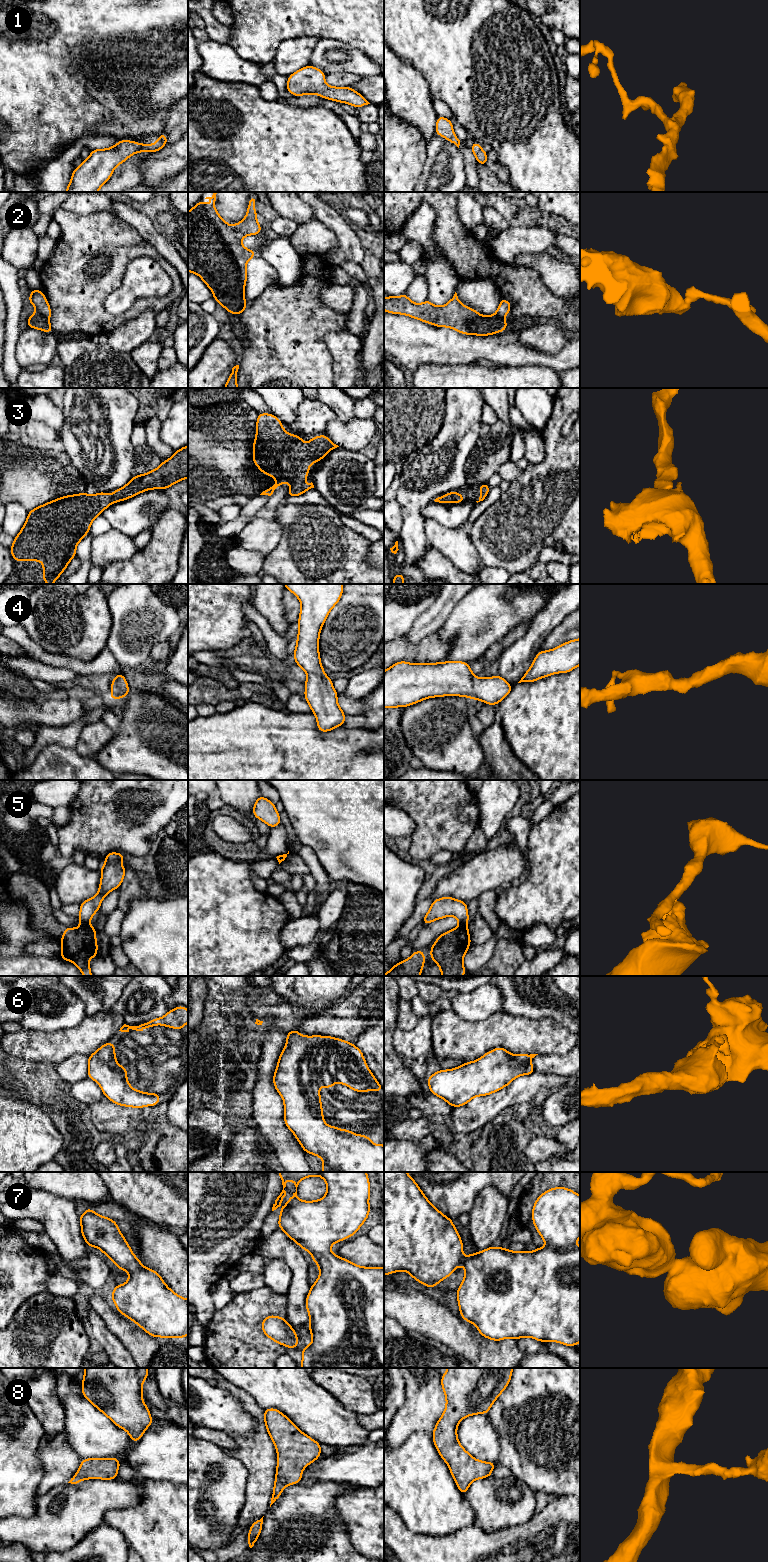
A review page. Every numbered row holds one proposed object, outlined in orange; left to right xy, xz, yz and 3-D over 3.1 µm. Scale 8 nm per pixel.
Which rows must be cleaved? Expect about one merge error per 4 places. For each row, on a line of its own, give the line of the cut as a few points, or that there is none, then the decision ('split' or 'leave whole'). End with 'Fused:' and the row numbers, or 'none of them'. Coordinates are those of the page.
1: no cut | leave whole
2: xy (37, 311), (48, 318) | split
3: no cut | leave whole
4: no cut | leave whole
5: xy (87, 922), (81, 924) | split
6: no cut | leave whole
7: no cut | leave whole
8: no cut | leave whole
Fused: 2, 5

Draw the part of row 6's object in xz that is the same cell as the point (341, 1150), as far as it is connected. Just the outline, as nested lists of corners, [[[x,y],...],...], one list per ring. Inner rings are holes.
[[[296,1029],[287,1032],[284,1050],[281,1052],[273,1076],[273,1084],[284,1101],[284,1122],[304,1152],[316,1155],[323,1160],[322,1172],[384,1172],[384,1145],[375,1145],[367,1135],[352,1133],[349,1129],[342,1130],[338,1127],[328,1126],[323,1118],[323,1106],[319,1087],[334,1088],[334,1083],[339,1082],[348,1086],[355,1092],[384,1091],[375,1076],[370,1072],[363,1053],[354,1044],[330,1036],[303,1036]]]

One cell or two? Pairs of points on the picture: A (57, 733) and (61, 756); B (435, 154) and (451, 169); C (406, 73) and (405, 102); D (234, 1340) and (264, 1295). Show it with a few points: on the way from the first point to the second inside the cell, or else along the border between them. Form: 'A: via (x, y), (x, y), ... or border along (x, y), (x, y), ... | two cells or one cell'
A: border along (73, 747), (48, 744), (37, 754) | two cells
B: via (439, 157), (447, 165) | one cell
C: via (406, 80), (406, 95) | one cell
D: via (236, 1329), (240, 1320), (254, 1306) | one cell

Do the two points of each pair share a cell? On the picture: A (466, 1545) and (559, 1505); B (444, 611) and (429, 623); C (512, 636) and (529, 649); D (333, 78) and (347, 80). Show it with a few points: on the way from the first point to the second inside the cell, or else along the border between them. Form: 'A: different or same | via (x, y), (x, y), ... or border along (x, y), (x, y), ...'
A: same | via (489, 1545), (505, 1544), (536, 1528)
B: same | via (440, 612), (433, 619)
C: different | border along (530, 623), (527, 631), (507, 646), (500, 656)
D: same | via (336, 80), (344, 80)

